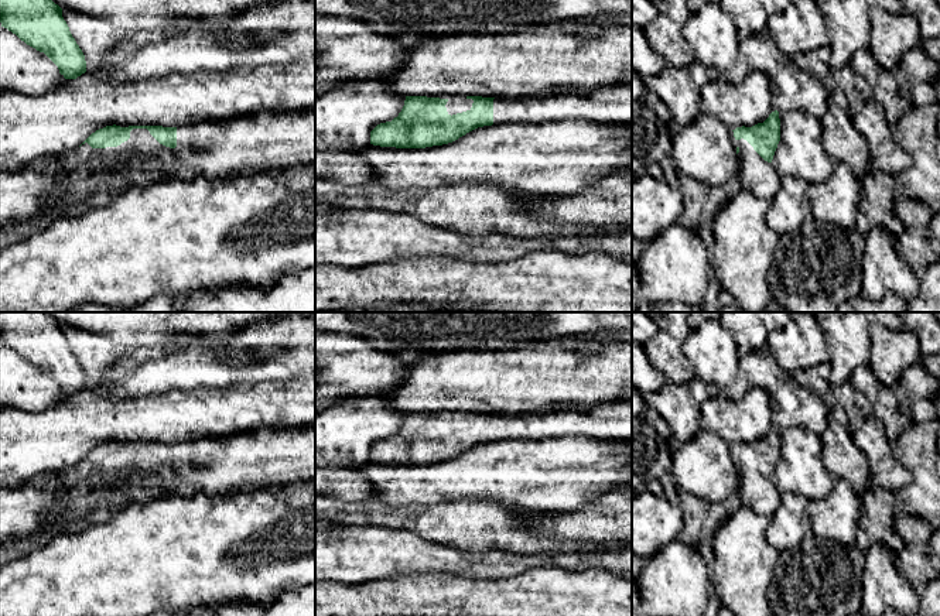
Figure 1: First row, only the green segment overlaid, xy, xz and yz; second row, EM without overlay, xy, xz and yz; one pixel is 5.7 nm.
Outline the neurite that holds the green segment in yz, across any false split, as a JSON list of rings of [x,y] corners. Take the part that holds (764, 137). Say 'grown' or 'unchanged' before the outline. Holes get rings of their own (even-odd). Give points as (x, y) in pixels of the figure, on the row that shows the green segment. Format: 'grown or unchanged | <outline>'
grown | [[[775,110],[763,123],[734,131],[739,182],[752,195],[772,201],[780,188],[780,175],[772,160],[780,141],[780,119]]]

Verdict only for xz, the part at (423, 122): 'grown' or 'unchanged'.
grown

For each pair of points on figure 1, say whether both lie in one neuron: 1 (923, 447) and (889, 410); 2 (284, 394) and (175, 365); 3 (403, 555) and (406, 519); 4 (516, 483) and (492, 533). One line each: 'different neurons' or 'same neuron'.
1: different neurons
2: different neurons
3: different neurons
4: different neurons

